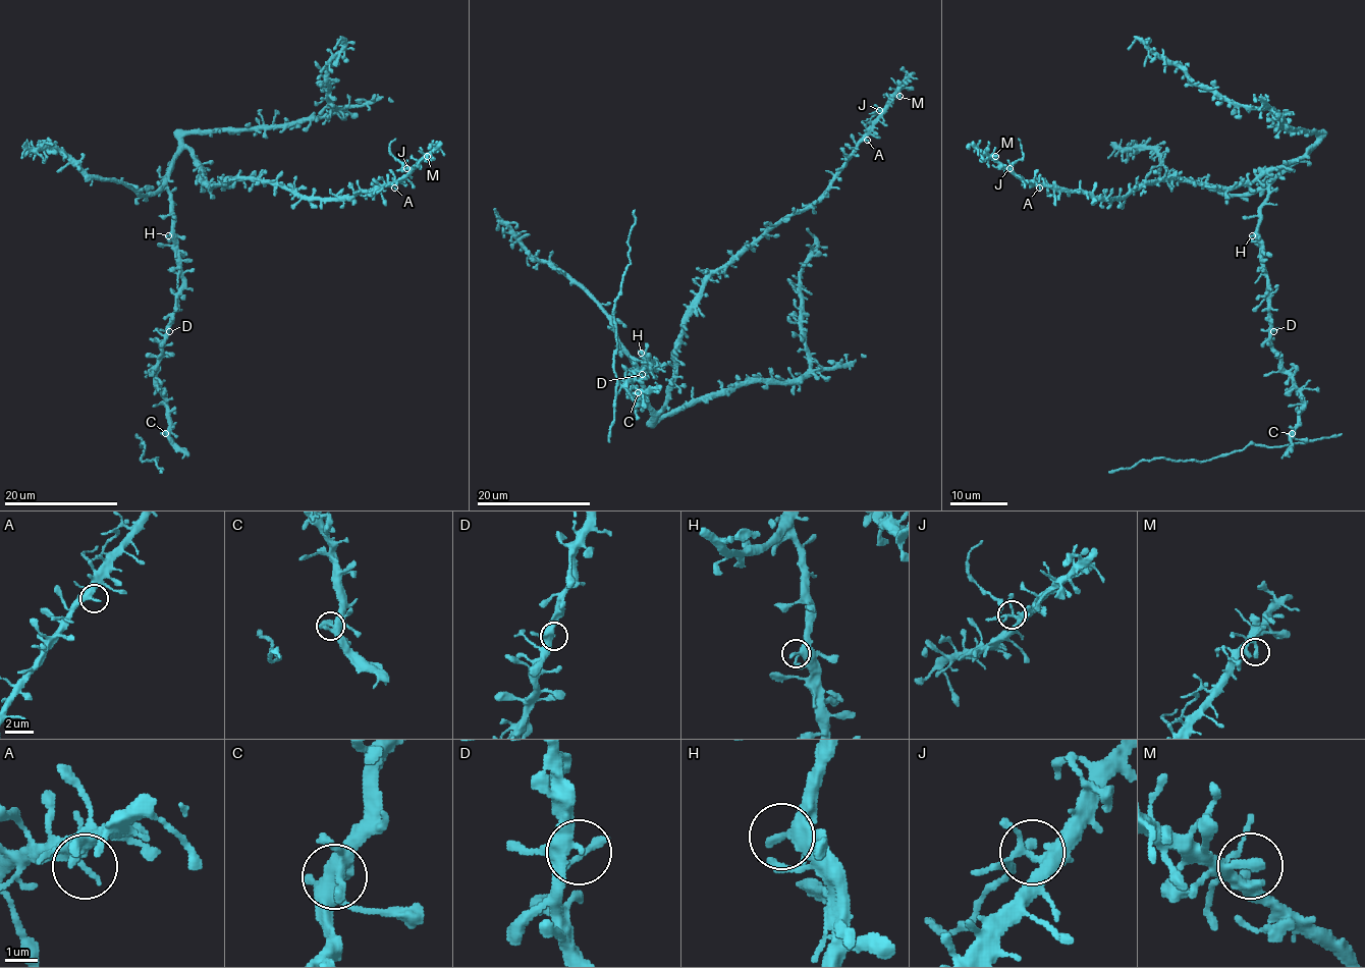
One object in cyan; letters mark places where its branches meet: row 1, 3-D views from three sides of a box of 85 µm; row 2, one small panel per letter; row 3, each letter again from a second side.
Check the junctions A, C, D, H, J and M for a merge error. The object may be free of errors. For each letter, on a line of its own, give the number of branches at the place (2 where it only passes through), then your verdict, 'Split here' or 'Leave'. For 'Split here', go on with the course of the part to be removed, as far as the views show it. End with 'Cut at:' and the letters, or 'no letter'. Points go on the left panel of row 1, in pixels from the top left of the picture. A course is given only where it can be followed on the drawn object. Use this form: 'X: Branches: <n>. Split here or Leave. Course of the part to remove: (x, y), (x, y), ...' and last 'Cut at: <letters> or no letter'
A: Branches: 3. Leave
C: Branches: 5. Leave
D: Branches: 3. Leave
H: Branches: 2. Leave
J: Branches: 7. Split here. Course of the part to remove: (406, 168), (392, 154), (389, 145), (395, 139)
M: Branches: 3. Leave
Cut at: J

